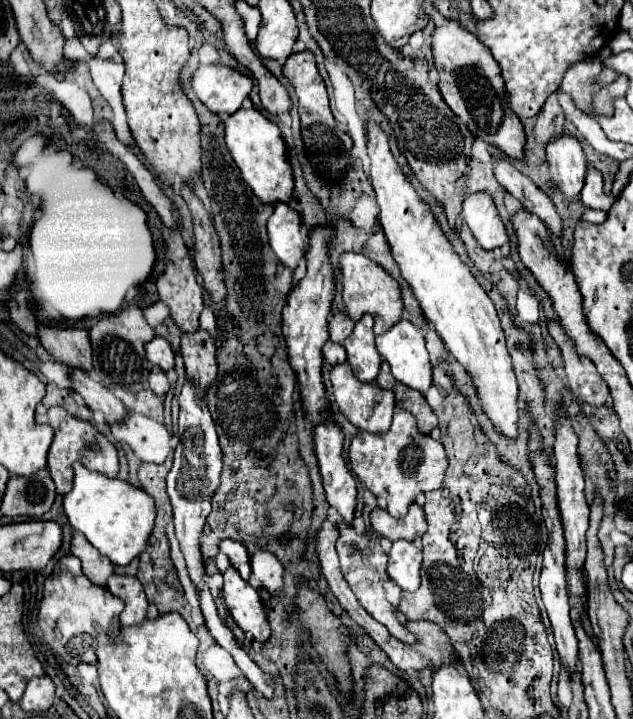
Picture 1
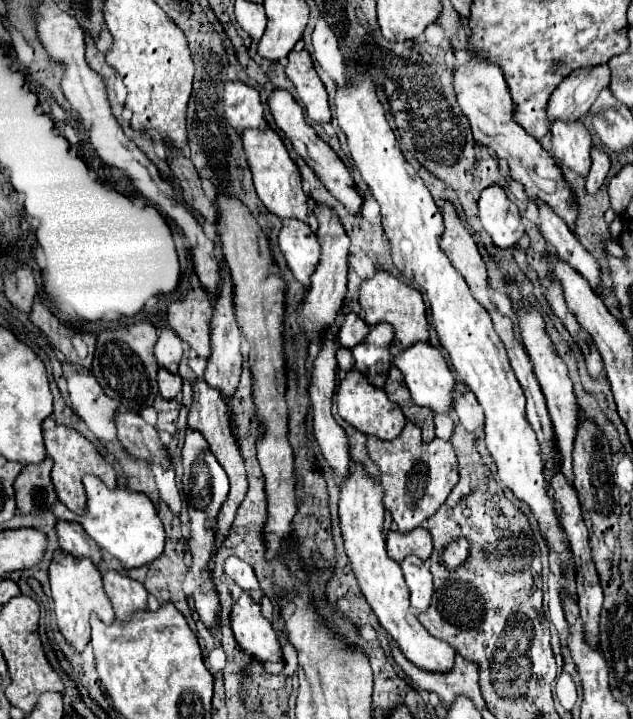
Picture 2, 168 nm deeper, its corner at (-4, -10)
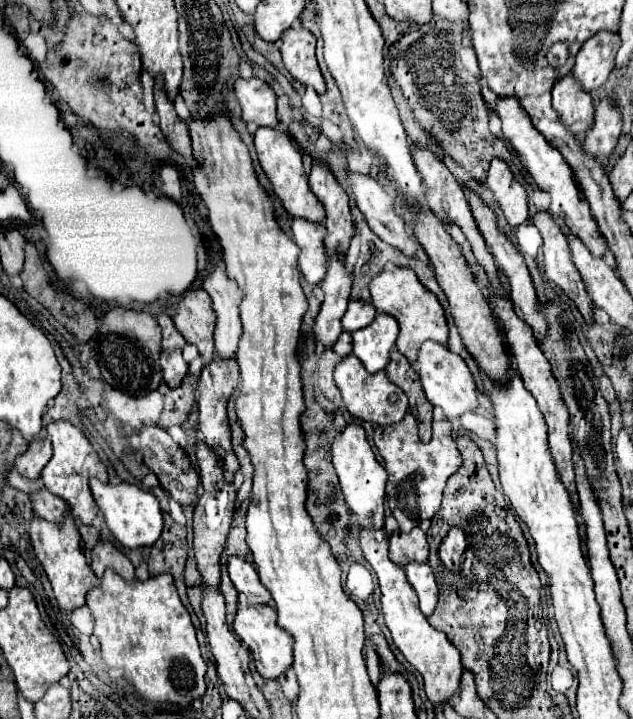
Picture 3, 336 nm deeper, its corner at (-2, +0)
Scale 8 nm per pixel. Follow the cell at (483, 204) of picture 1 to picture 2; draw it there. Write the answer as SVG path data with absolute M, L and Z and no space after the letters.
M489 185L479 199L479 217L485 231L493 237L495 245L501 249L515 247L525 227L519 217L519 209L507 199L501 185Z

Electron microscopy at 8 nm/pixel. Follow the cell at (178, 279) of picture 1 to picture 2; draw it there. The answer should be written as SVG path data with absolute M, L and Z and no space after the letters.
M191 275L187 295L179 303L169 305L167 313L169 327L203 359L211 355L211 313L213 303L197 275Z

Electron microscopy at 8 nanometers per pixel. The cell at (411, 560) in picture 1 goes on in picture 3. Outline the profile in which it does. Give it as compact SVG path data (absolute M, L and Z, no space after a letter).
M411 561L405 565L405 573L407 573L409 583L413 585L413 589L419 595L419 607L421 607L423 615L433 613L433 609L437 605L437 583L435 583L431 567L427 563Z

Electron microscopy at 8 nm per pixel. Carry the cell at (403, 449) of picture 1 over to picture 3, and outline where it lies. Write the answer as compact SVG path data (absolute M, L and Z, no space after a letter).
M407 413L399 423L375 427L373 441L377 445L379 455L383 457L383 465L389 473L387 479L387 497L389 509L399 523L399 529L409 533L415 525L425 519L431 519L439 505L441 493L445 489L447 479L461 467L461 455L455 447L453 431L449 421L433 423L433 437L429 443L423 443L417 437L417 421L411 413Z

